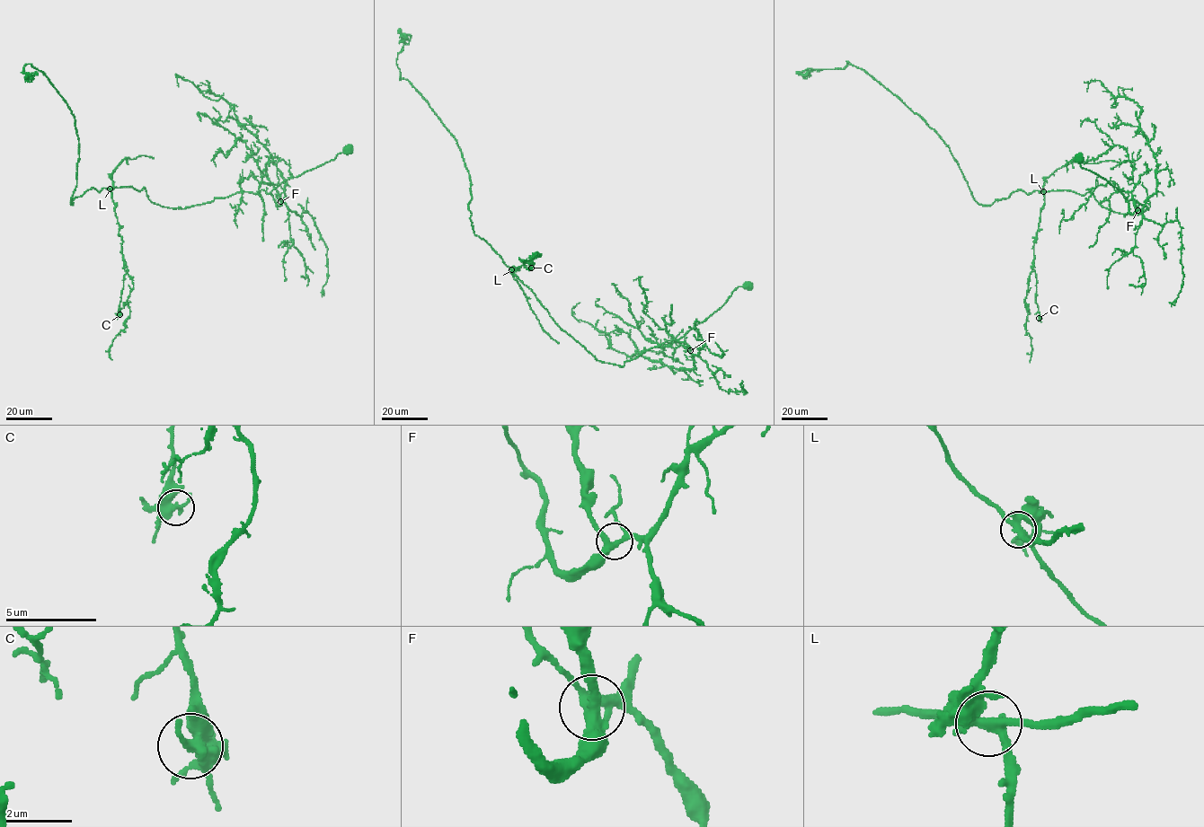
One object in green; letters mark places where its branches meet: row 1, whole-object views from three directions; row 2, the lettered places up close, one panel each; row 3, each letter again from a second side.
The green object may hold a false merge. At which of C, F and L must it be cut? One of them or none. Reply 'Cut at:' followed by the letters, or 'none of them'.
Cut at: L

